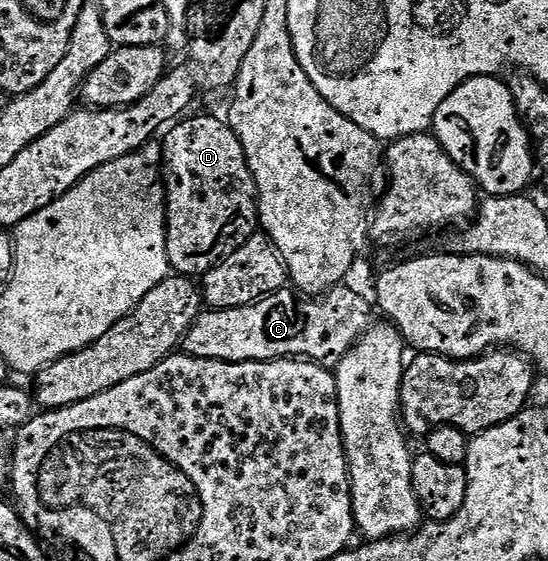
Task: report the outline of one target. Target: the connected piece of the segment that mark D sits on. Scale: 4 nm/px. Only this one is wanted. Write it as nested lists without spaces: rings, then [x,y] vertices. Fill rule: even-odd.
[[[188,116],[177,121],[162,138],[162,193],[166,252],[169,267],[180,276],[203,276],[226,256],[234,253],[246,239],[252,237],[258,226],[256,182],[252,179],[238,136],[223,117],[192,117]]]

